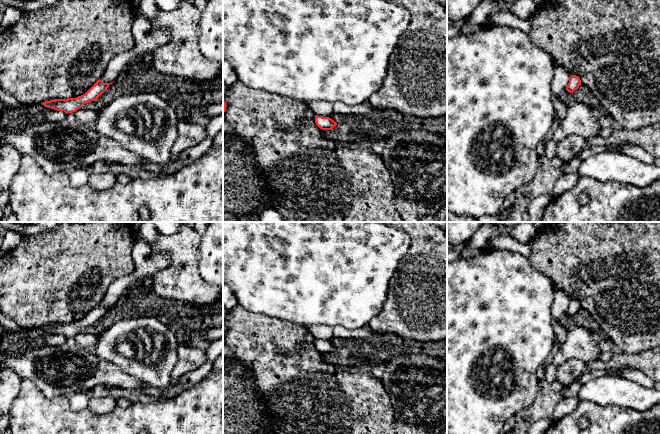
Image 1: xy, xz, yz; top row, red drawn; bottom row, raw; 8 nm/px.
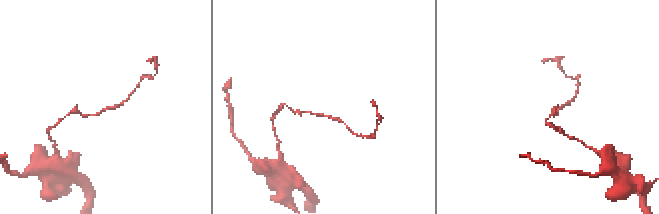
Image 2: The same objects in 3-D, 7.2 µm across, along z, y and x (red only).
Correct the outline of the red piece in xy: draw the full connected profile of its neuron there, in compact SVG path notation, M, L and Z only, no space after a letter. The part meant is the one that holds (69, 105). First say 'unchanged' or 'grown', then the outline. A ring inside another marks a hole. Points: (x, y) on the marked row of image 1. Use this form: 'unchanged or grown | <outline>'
unchanged | M99 79L85 94L81 96L68 99L54 99L45 101L41 104L57 111L64 111L66 114L76 112L84 104L96 100L112 83L113 82L104 83Z

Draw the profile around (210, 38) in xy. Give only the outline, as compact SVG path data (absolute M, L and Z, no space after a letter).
M207 0L205 8L201 10L198 45L207 59L223 63L223 0Z

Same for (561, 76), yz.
M556 66L551 82L552 99L555 101L565 90L571 74L563 67Z

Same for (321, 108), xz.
M312 101L312 102L305 102L307 107L314 112L315 115L322 116L322 117L329 117L334 114L333 112L333 103L327 101Z

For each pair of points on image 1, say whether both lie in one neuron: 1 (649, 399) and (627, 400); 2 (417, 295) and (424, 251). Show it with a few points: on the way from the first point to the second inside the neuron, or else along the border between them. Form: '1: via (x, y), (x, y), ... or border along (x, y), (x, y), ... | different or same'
1: via (644, 399), (632, 399) | same
2: via (424, 284), (424, 262) | same

